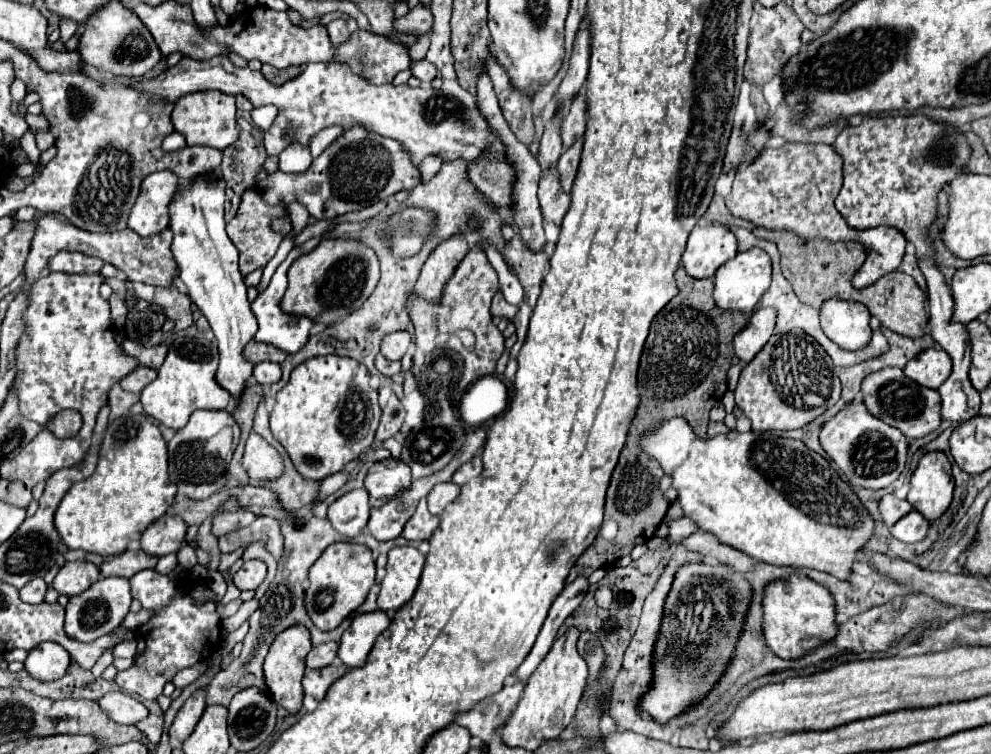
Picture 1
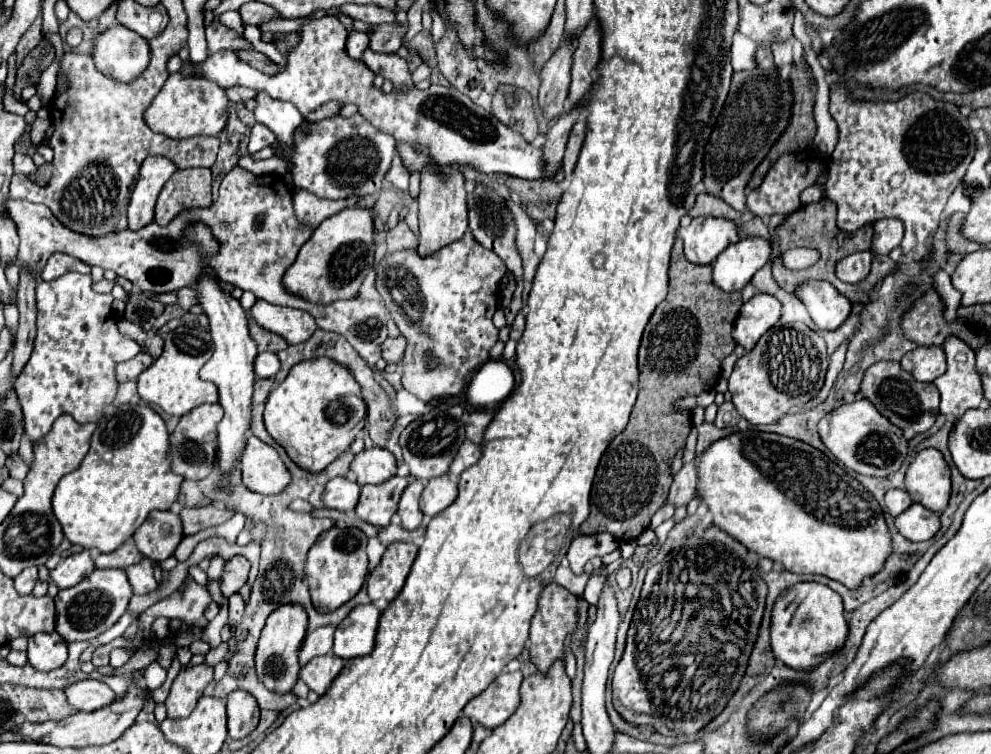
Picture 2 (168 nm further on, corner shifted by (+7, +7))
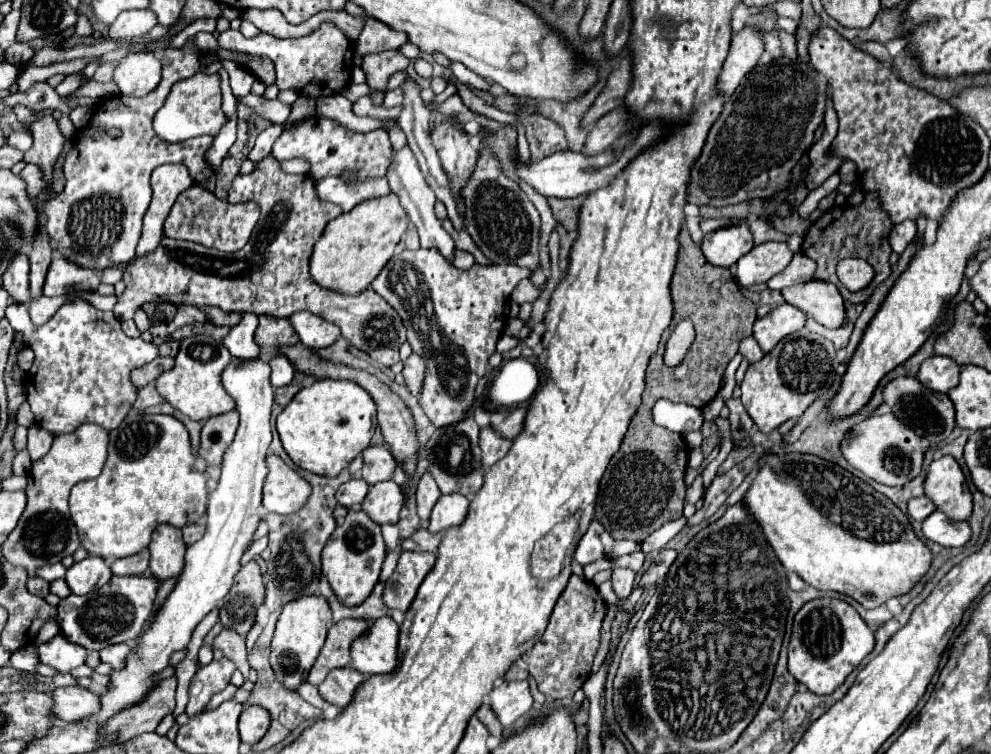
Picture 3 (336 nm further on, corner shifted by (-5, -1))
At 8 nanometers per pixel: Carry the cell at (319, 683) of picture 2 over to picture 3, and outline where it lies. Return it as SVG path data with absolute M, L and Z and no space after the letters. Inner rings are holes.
M342 667L336 671L330 671L324 679L324 683L318 685L318 691L322 699L328 703L344 709L354 695L354 689L364 681L364 675L352 667Z

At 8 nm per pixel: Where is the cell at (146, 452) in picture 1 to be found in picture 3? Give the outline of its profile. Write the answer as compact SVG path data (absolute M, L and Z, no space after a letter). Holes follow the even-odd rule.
M130 413L120 427L110 431L108 459L102 473L96 479L80 481L72 487L70 513L82 547L90 555L98 555L106 561L130 557L142 551L150 543L150 535L160 523L186 527L202 521L206 515L206 475L194 467L186 427L170 415Z

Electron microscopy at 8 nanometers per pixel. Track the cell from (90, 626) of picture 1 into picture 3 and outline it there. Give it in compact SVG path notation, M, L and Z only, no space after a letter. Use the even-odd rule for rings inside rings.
M144 575L112 577L110 583L102 585L88 595L70 595L58 603L58 625L68 641L88 649L100 651L108 645L130 643L142 631L144 621L150 615L156 597L156 579Z

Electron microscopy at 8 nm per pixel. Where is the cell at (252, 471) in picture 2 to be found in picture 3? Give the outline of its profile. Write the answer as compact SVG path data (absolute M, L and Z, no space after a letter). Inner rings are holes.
M274 453L266 457L266 465L268 475L262 495L264 509L280 515L296 513L310 497L312 487Z

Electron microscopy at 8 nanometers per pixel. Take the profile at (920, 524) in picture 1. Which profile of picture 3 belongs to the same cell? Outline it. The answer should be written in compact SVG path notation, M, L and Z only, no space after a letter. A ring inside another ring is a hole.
M934 511L922 523L922 533L926 539L942 547L962 547L970 539L970 525L966 521L950 521L944 513Z

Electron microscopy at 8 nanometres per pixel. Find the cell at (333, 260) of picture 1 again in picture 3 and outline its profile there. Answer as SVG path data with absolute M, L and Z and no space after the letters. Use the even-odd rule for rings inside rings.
M394 193L356 205L352 211L330 221L320 241L314 245L314 253L310 257L312 279L328 291L332 289L340 291L342 295L358 295L370 287L370 283L394 255L394 247L404 235L406 227L408 217Z

